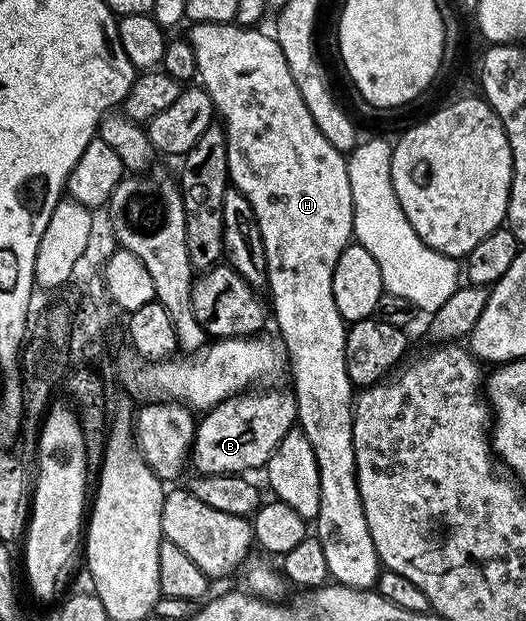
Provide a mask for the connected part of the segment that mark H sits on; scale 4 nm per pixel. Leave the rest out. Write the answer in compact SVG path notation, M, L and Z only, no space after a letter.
M191 23L189 38L193 45L193 53L197 56L197 79L203 90L209 93L216 112L223 115L222 122L227 132L227 148L229 149L230 186L236 187L243 196L253 205L253 213L257 217L257 225L261 229L261 241L265 245L267 258L267 287L271 291L270 306L273 308L273 323L279 326L278 338L285 344L289 358L289 375L295 378L293 394L296 401L298 415L297 427L304 437L313 445L313 457L317 457L317 469L321 481L321 501L313 520L313 533L321 541L323 550L323 565L326 574L336 583L343 583L346 587L359 587L371 589L378 584L381 564L379 554L373 545L373 537L369 533L369 525L365 517L365 509L359 492L359 482L355 476L355 450L353 449L353 421L355 420L355 396L353 384L349 373L345 369L345 341L347 340L348 324L341 317L337 309L337 301L333 301L333 269L337 269L337 257L352 242L355 226L353 225L353 193L349 189L349 173L344 152L333 149L329 141L325 141L325 133L317 129L313 117L309 117L309 109L305 109L305 101L301 101L301 93L297 89L297 81L293 81L293 73L289 73L289 65L285 61L285 53L281 53L281 45L276 41L274 34L267 35L263 29L255 27L240 27L238 23Z

